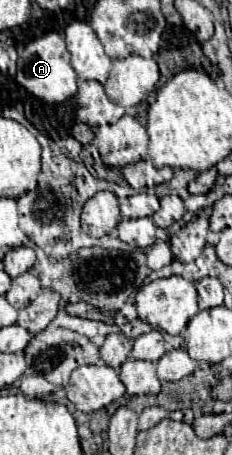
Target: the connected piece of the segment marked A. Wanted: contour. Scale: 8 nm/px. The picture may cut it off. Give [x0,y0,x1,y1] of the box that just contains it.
[17,31,77,103]

